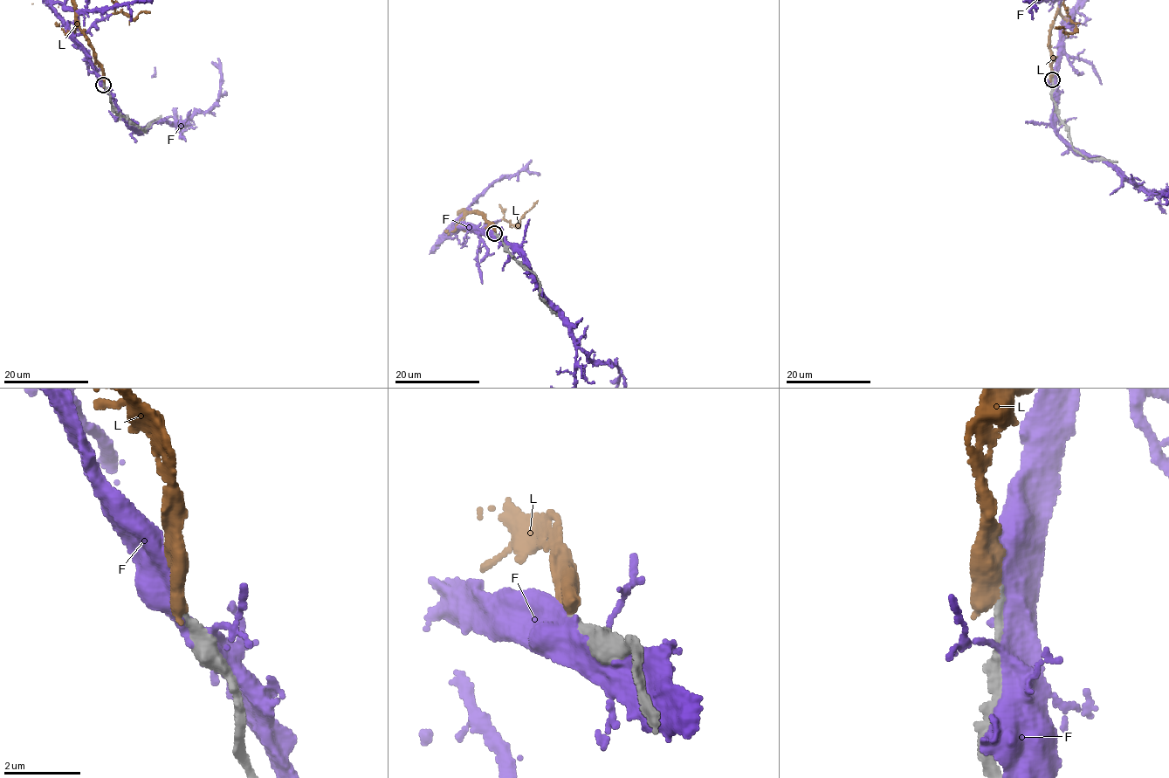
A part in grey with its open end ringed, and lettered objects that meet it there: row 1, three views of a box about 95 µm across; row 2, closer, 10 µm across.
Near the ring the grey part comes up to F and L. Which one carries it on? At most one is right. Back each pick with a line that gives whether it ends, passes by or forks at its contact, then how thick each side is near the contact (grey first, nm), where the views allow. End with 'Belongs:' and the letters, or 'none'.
L: it ends there; 200 nm thick on the grey side, 480 nm on the other
Belongs: L

